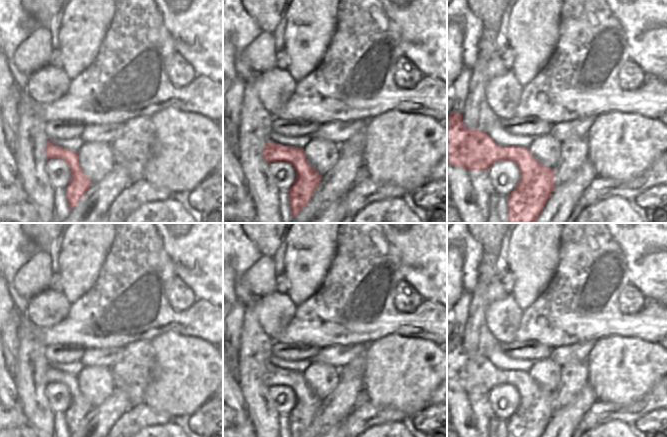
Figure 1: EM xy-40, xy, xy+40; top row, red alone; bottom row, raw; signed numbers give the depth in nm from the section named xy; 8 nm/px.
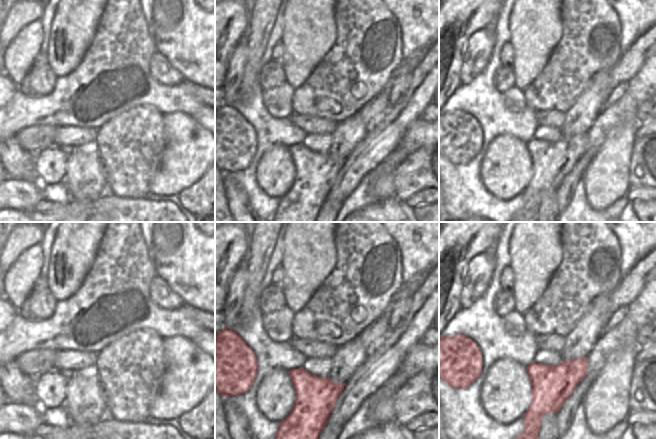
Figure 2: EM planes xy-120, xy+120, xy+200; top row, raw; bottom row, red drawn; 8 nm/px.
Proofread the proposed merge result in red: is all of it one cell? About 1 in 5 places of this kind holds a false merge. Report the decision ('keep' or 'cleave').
keep

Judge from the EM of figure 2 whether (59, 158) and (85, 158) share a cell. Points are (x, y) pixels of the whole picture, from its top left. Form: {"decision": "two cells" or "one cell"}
{"decision": "two cells"}

